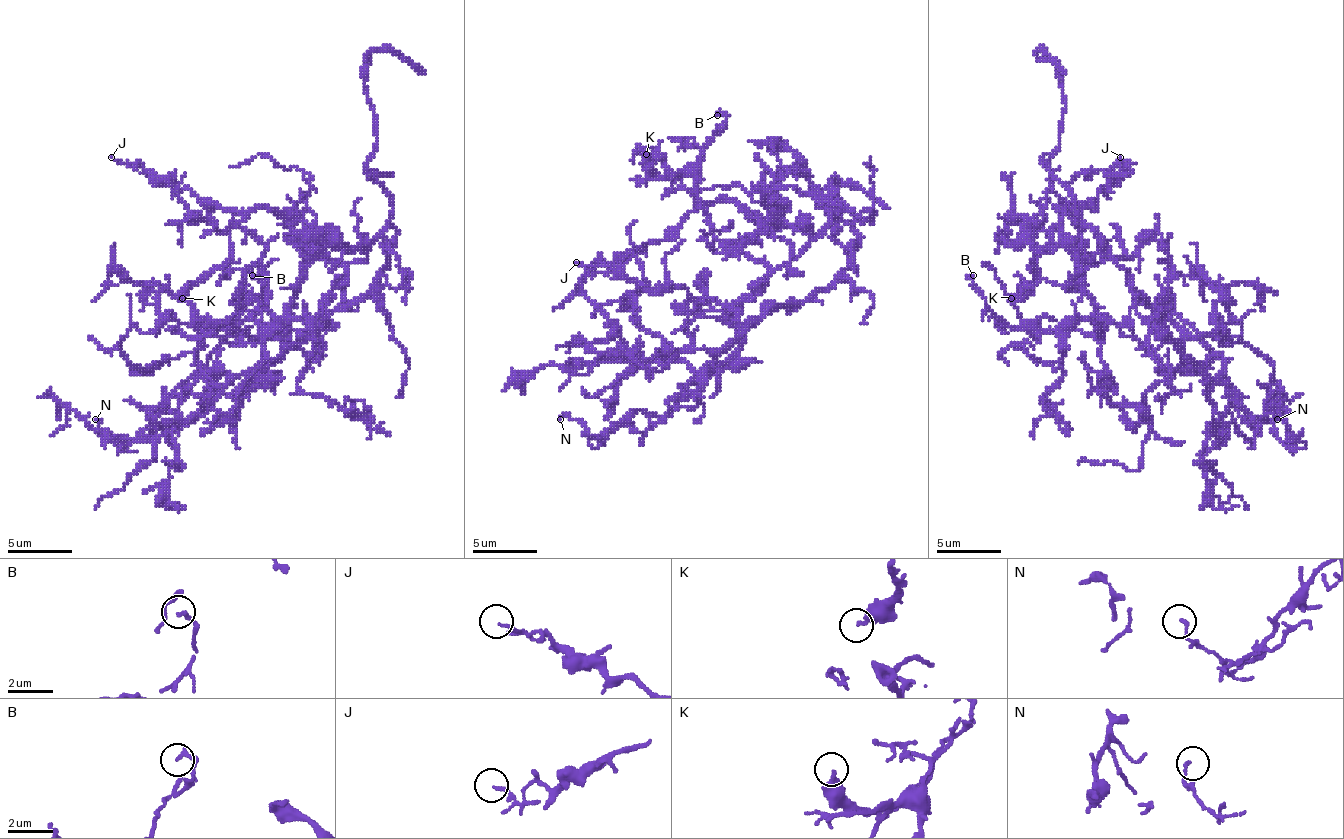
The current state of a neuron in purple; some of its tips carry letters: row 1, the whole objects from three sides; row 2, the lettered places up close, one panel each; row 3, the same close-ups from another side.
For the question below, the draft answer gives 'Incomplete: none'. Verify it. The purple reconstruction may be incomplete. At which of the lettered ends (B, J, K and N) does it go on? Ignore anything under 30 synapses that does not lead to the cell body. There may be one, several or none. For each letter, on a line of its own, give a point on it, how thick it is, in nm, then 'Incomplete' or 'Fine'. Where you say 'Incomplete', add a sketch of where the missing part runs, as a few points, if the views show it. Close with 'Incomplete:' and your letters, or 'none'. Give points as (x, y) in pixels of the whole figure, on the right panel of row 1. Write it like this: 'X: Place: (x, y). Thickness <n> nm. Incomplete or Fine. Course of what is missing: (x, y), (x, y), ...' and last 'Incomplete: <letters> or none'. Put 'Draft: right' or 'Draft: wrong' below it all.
B: Place: (973, 275). Thickness 110 nm. Fine
J: Place: (1120, 157). Thickness 130 nm. Fine
K: Place: (1011, 298). Thickness 400 nm. Fine
N: Place: (1277, 419). Thickness 120 nm. Fine
Incomplete: none
Draft: right

